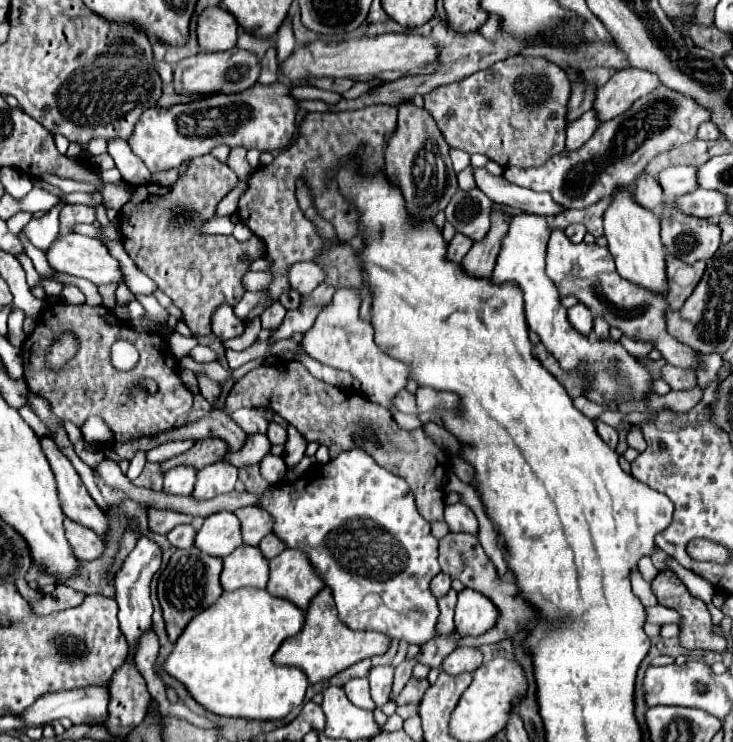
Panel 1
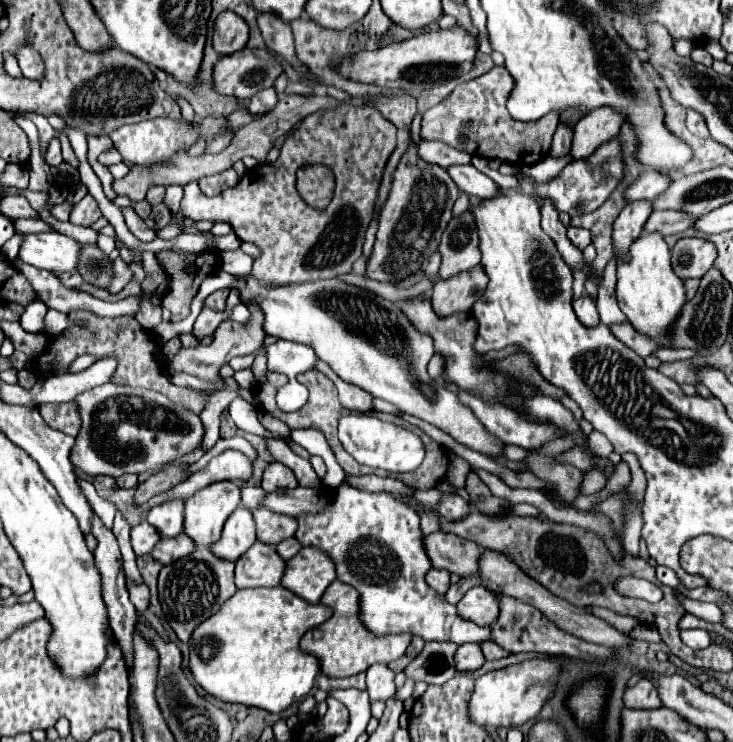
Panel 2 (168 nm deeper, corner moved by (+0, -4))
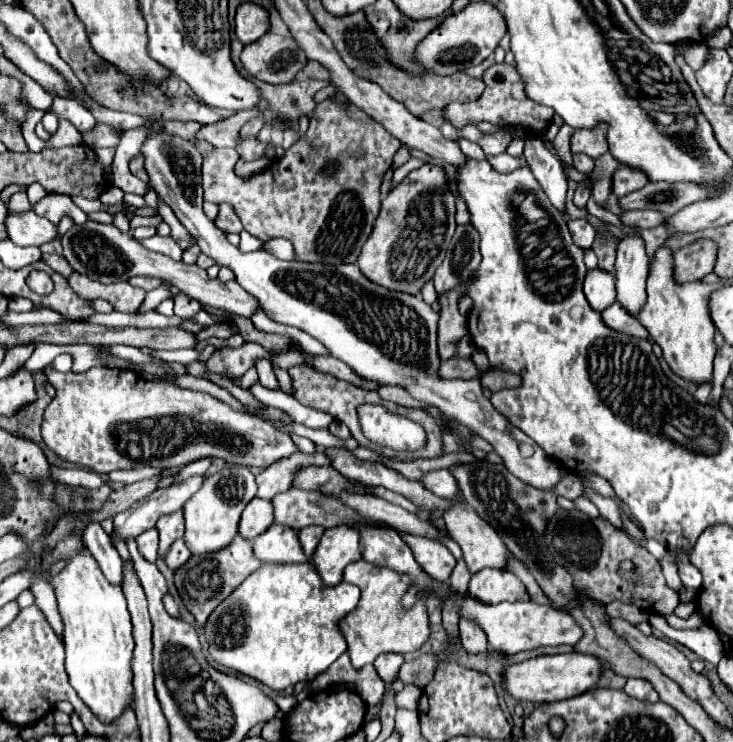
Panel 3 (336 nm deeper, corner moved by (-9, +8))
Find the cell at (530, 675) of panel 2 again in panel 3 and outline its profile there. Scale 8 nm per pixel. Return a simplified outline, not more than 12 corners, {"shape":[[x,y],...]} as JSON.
{"shape":[[536,656],[506,668],[516,702],[546,704],[590,690],[594,656]]}

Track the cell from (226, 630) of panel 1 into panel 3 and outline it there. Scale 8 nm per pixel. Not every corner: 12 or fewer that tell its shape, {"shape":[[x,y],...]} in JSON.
{"shape":[[262,564],[210,614],[208,652],[272,690],[346,652],[360,590]]}

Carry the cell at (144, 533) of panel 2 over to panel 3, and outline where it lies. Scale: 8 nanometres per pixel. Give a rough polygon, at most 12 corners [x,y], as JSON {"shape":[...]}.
{"shape":[[156,528],[136,538],[140,554],[154,562],[158,558]]}

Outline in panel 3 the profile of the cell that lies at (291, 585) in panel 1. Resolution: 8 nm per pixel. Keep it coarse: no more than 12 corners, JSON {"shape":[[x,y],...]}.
{"shape":[[324,530],[310,564],[326,586],[360,560],[358,530]]}

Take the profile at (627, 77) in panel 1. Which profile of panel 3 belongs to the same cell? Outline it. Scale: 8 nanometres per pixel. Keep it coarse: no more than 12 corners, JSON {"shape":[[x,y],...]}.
{"shape":[[608,124],[574,130],[572,152],[598,158],[608,150]]}

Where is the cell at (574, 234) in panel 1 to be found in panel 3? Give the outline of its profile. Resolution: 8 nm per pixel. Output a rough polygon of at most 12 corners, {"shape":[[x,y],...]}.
{"shape":[[584,218],[568,220],[574,244],[588,250],[596,230]]}

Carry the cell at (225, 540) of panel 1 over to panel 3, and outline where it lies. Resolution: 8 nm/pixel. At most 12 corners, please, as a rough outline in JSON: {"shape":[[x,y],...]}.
{"shape":[[252,498],[238,534],[254,540],[274,522],[272,502]]}

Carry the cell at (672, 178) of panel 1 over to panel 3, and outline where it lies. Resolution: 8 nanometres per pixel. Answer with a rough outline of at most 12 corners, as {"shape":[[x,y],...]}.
{"shape":[[620,166],[614,172],[612,192],[620,198],[648,184],[636,168]]}

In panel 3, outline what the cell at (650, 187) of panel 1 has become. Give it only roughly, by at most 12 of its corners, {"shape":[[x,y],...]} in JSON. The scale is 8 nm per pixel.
{"shape":[[640,234],[616,248],[618,302],[638,314],[646,300],[648,256]]}

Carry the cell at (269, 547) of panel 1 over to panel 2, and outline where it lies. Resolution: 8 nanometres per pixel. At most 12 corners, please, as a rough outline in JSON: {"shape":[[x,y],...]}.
{"shape":[[297,538],[277,544],[283,560],[295,556],[303,546]]}

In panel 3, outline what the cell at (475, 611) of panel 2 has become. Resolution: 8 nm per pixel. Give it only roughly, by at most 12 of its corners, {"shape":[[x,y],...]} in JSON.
{"shape":[[484,568],[468,594],[484,604],[526,602],[526,586],[508,570]]}

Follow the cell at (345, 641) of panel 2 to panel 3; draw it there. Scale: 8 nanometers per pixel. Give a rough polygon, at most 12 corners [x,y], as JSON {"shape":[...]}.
{"shape":[[364,560],[344,582],[360,602],[338,624],[354,668],[428,640],[424,602],[400,608],[410,586]]}

